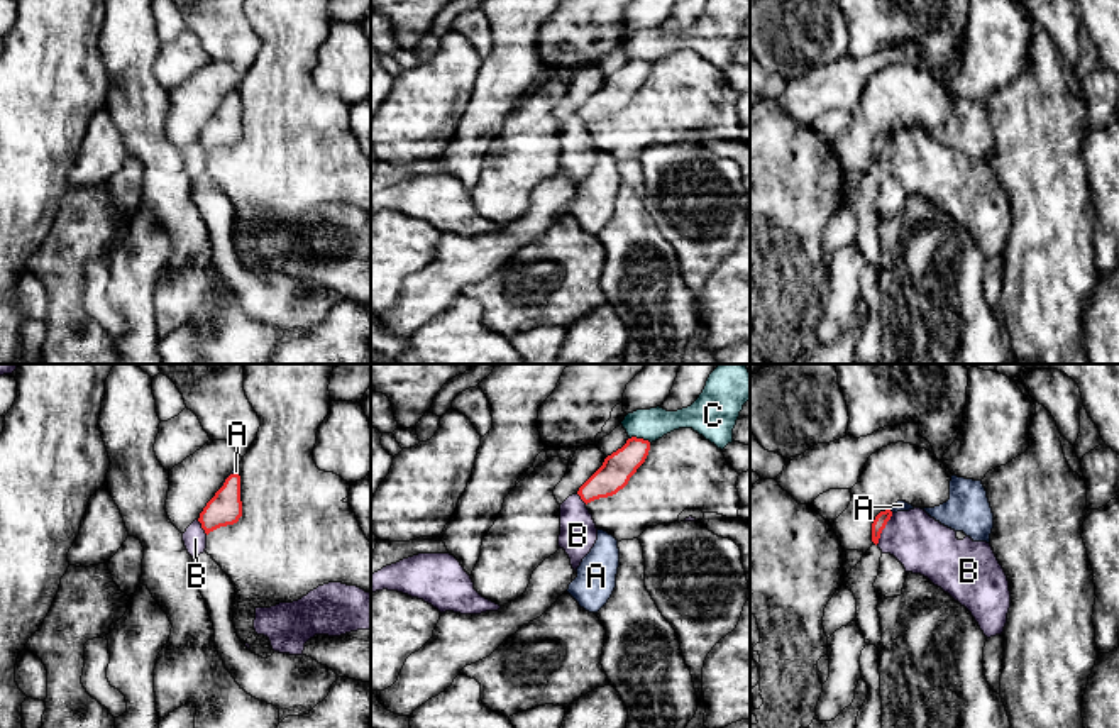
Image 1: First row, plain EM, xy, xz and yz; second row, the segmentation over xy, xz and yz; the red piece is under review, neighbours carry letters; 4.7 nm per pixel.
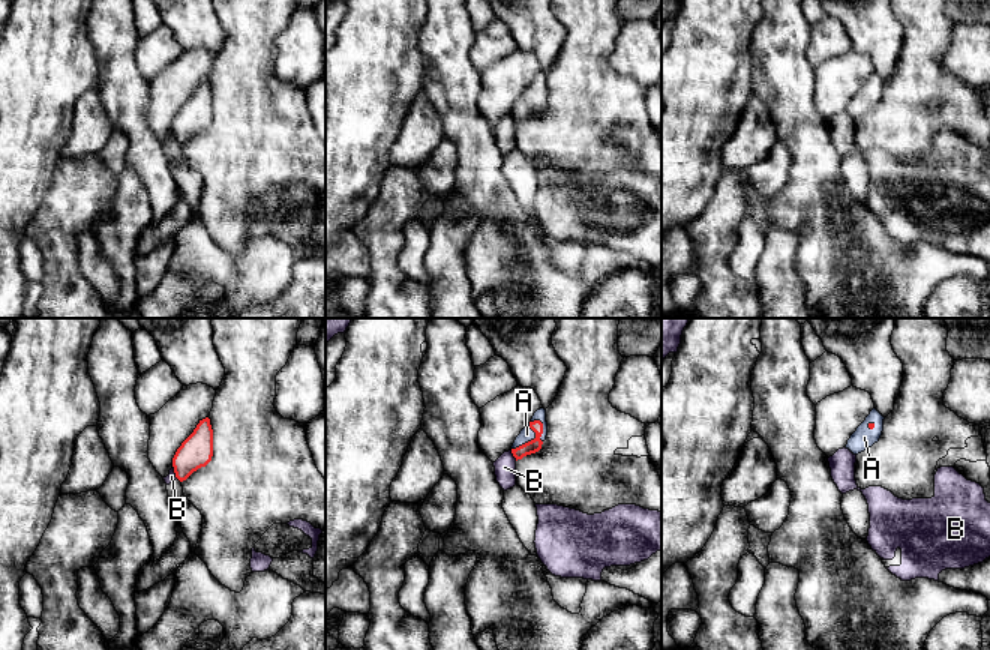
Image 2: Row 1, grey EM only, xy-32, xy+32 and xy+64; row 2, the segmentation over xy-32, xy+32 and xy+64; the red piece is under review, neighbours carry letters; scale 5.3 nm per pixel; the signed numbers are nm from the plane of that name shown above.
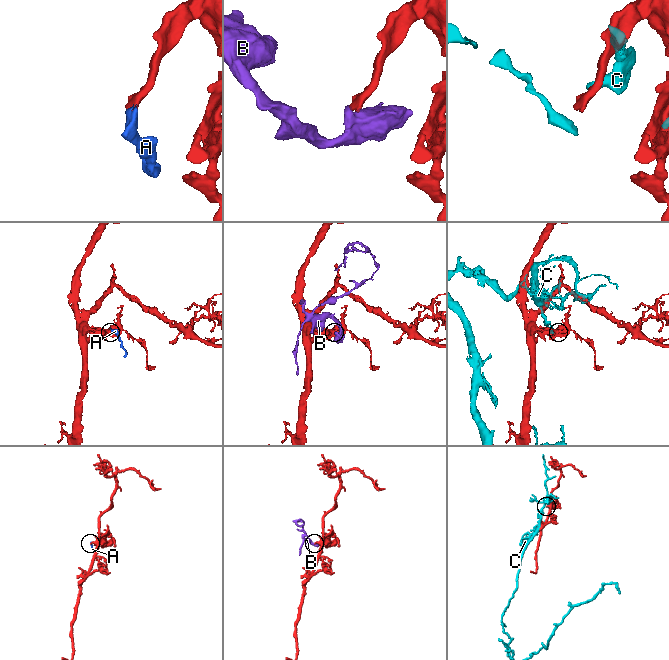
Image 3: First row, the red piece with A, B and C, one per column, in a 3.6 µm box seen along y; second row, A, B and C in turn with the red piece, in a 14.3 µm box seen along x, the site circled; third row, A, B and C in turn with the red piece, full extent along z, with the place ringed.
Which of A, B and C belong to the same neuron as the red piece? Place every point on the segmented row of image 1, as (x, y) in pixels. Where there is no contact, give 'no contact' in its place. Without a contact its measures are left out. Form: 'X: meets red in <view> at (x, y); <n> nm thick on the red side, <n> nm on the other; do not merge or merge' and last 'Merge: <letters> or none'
A: meets red in xy at (227, 478); 160 nm thick on the red side, 30 nm on the other; merge
B: meets red in yz at (884, 527); 70 nm thick on the red side, 280 nm on the other; do not merge
C: meets red in xz at (640, 439); 150 nm thick on the red side, 150 nm on the other; do not merge
Merge: A

